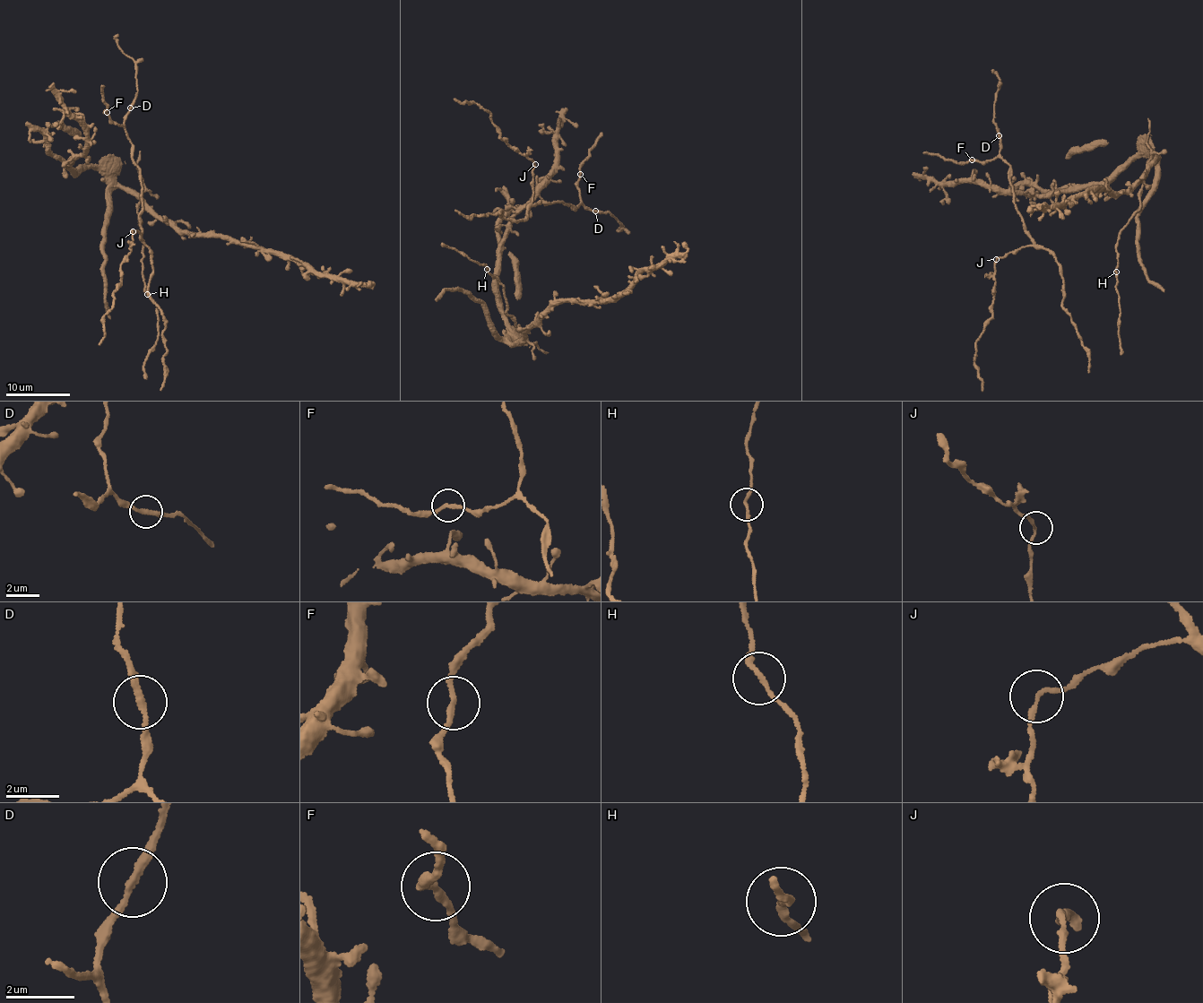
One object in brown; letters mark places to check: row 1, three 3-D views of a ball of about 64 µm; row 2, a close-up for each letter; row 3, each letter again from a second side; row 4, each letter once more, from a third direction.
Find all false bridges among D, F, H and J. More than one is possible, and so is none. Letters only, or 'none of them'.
D, J

